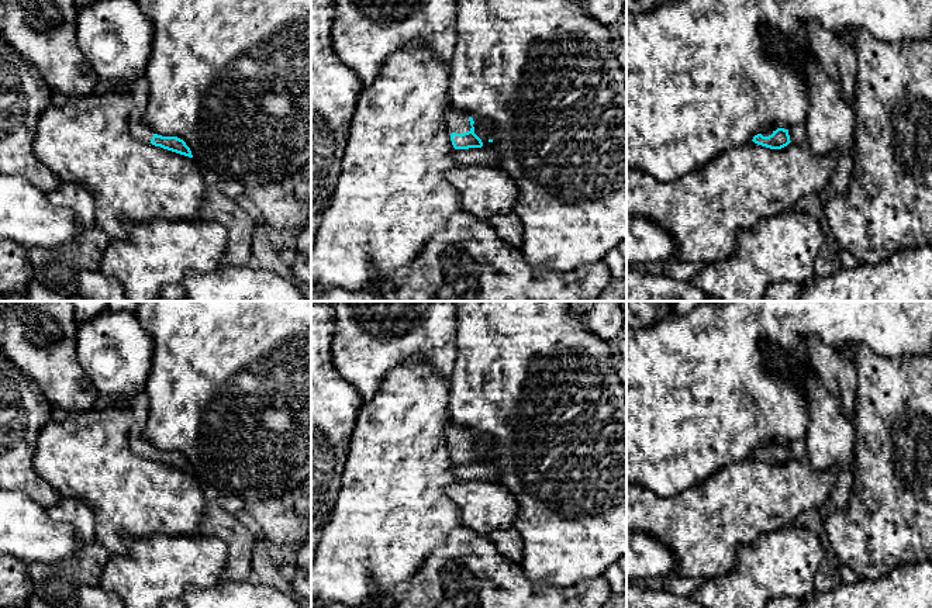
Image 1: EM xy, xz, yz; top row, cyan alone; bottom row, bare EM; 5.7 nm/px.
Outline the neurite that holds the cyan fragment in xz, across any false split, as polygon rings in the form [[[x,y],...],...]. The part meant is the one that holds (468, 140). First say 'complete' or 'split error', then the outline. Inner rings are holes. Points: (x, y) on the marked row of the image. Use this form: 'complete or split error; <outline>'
split error; [[[449,108],[445,113],[448,128],[451,129],[451,141],[455,149],[481,148],[481,139],[474,134],[474,121],[465,113]]]

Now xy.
split error; [[[144,73],[131,83],[128,91],[134,100],[134,110],[130,111],[127,118],[127,127],[131,137],[137,141],[152,144],[155,146],[193,158],[190,148],[183,139],[153,134],[142,124],[142,114],[149,101],[149,84]]]

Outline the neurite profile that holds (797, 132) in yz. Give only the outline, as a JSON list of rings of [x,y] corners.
[[[797,124],[797,125],[793,125],[790,129],[788,129],[788,135],[790,135],[790,141],[795,145],[804,145],[807,141],[807,128],[805,128],[805,124]]]

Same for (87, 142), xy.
[[[127,90],[90,94],[73,103],[51,103],[39,117],[32,144],[35,156],[53,170],[62,182],[80,184],[96,205],[96,227],[111,238],[128,238],[128,228],[153,220],[196,220],[201,208],[206,180],[193,158],[137,141],[131,137],[127,118],[134,110],[134,100]]]

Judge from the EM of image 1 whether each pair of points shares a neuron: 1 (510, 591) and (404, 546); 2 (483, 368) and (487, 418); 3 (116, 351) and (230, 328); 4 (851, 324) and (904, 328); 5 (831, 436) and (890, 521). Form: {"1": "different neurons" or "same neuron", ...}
{"1": "different neurons", "2": "same neuron", "3": "different neurons", "4": "same neuron", "5": "different neurons"}

